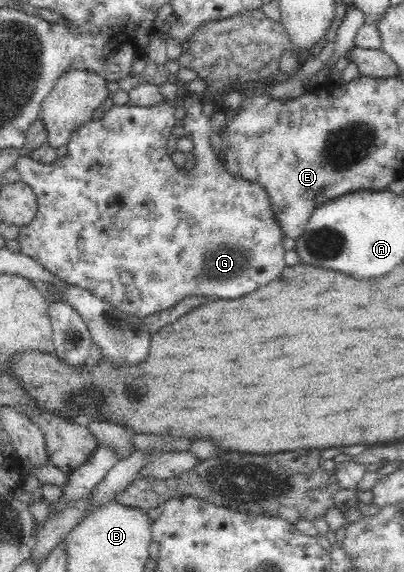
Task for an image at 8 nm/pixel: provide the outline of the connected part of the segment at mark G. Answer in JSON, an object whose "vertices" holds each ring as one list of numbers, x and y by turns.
{"vertices":[[189,94,185,98,185,120,184,130,186,137,192,140,194,150,192,155,196,160,193,170,185,171,184,168,176,168,172,156,167,154,167,142,172,136,173,128,176,126,175,107,167,104,164,100,153,106,135,106,126,104,122,106,113,105,104,109,103,116,98,120,91,119,91,122,79,126,67,144,67,156,57,158,55,162,41,163,32,160,28,156,21,156,16,163,16,169,20,175,20,182,27,184,33,190,37,198,38,210,35,216,26,225,18,228,17,240,19,241,20,252,33,258,37,263,43,265,51,274,64,280,68,284,79,286,93,293,98,299,107,301,115,308,123,312,144,319,146,316,161,312,162,310,175,306,182,298,194,296,219,296,219,298,239,298,243,294,249,294,257,290,259,286,275,280,283,268,287,266,284,260,283,239,285,238,282,228,275,220,272,213,267,193,261,185,249,183,243,179,235,178,227,172,224,160,216,156,211,149,211,135,216,130,212,128,210,118,207,118,201,111,204,99,199,95]]}

